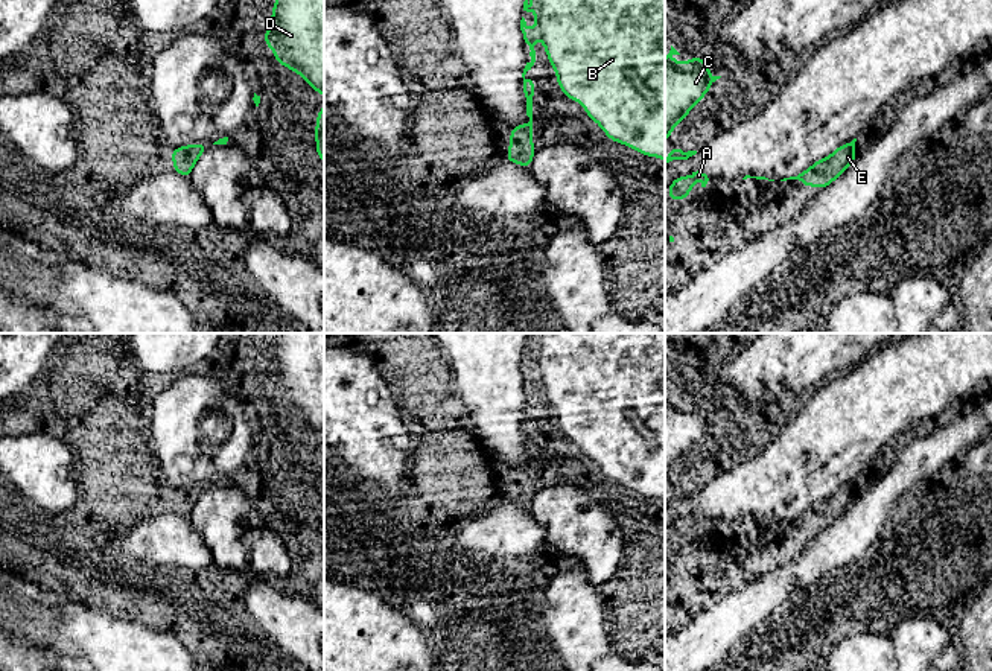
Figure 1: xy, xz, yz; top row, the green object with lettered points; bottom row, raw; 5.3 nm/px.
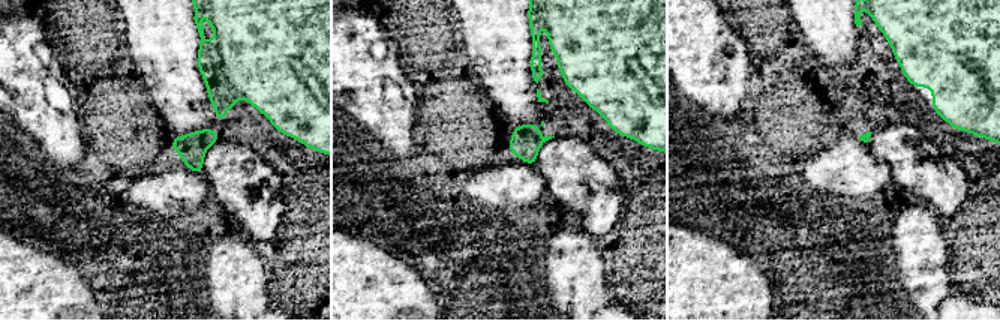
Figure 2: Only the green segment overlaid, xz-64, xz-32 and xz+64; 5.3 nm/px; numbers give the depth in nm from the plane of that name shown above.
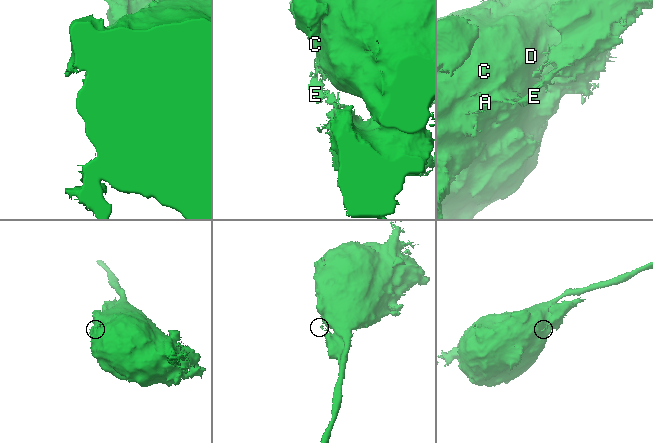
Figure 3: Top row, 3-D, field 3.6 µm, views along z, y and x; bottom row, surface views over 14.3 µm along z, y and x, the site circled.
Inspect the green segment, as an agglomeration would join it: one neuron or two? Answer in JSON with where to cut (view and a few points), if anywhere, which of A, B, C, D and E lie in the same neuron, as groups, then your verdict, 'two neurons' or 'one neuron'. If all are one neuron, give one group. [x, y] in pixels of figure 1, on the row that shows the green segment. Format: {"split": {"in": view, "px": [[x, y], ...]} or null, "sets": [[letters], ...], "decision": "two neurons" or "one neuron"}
{"split": null, "sets": [["A", "B", "C", "D", "E"]], "decision": "one neuron"}

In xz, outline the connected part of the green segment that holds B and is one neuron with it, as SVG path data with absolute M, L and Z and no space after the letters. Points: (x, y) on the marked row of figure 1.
M525 0L523 11L533 9L563 94L574 102L583 102L583 111L603 128L610 142L619 142L645 157L659 157L665 161L665 0L536 0L534 8Z

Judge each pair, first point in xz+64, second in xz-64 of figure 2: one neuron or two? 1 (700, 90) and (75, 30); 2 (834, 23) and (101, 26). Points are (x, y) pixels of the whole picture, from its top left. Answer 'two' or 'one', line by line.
1: two
2: two

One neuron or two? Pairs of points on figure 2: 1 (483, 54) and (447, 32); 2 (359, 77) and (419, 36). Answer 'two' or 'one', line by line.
1: two
2: two

